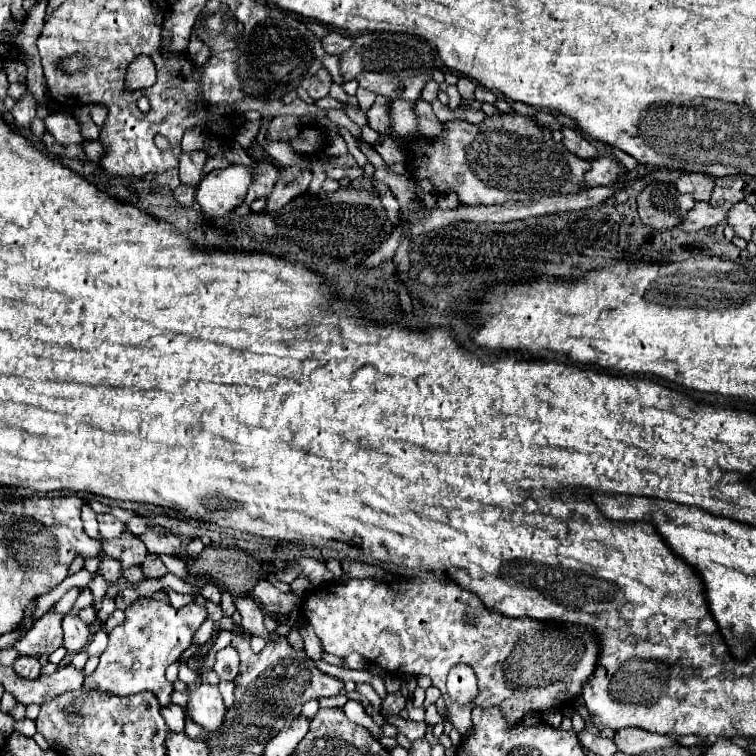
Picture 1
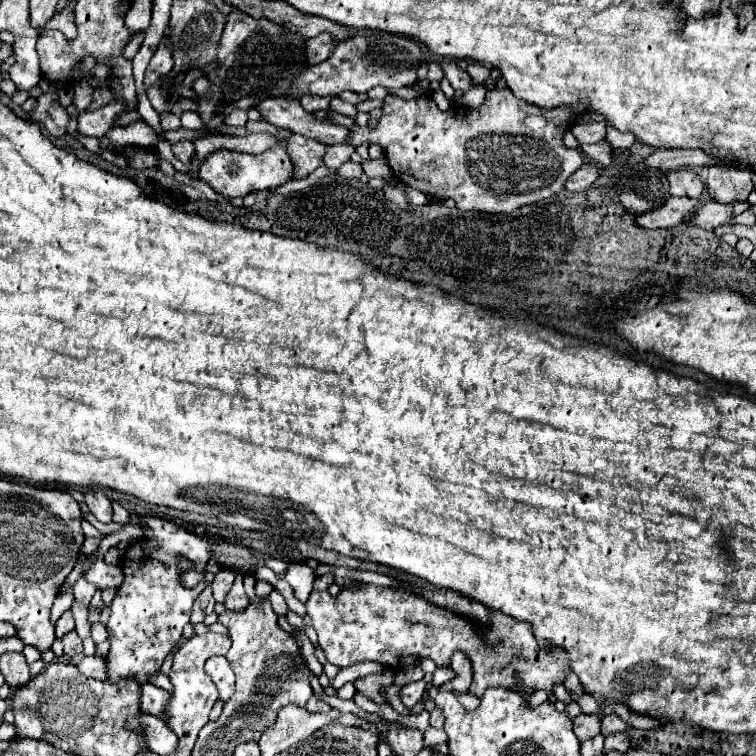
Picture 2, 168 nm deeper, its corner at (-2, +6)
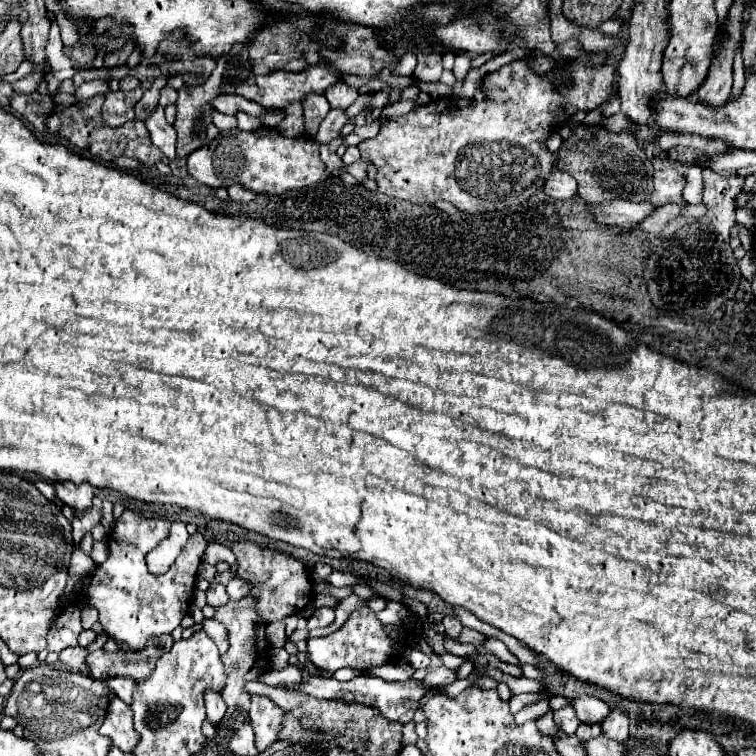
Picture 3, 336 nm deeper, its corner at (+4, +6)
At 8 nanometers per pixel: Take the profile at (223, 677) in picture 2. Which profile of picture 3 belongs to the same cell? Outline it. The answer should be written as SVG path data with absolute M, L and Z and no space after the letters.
M206 690L206 692L204 692L204 700L206 700L208 720L216 726L216 724L222 720L224 712L226 712L226 704L224 704L222 696L220 696L218 692L214 692L214 690Z

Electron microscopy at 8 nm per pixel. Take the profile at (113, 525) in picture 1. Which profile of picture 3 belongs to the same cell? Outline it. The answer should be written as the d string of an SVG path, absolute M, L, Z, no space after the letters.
M60 482L56 484L56 494L58 498L72 506L74 510L82 512L88 510L92 506L92 498L94 498L94 486L90 484L72 484L72 482Z

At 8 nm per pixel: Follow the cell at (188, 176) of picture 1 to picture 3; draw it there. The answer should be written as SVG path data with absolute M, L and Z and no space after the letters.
M156 106L156 110L148 116L146 128L150 132L150 140L158 146L168 160L176 158L176 130L164 118L164 108Z

